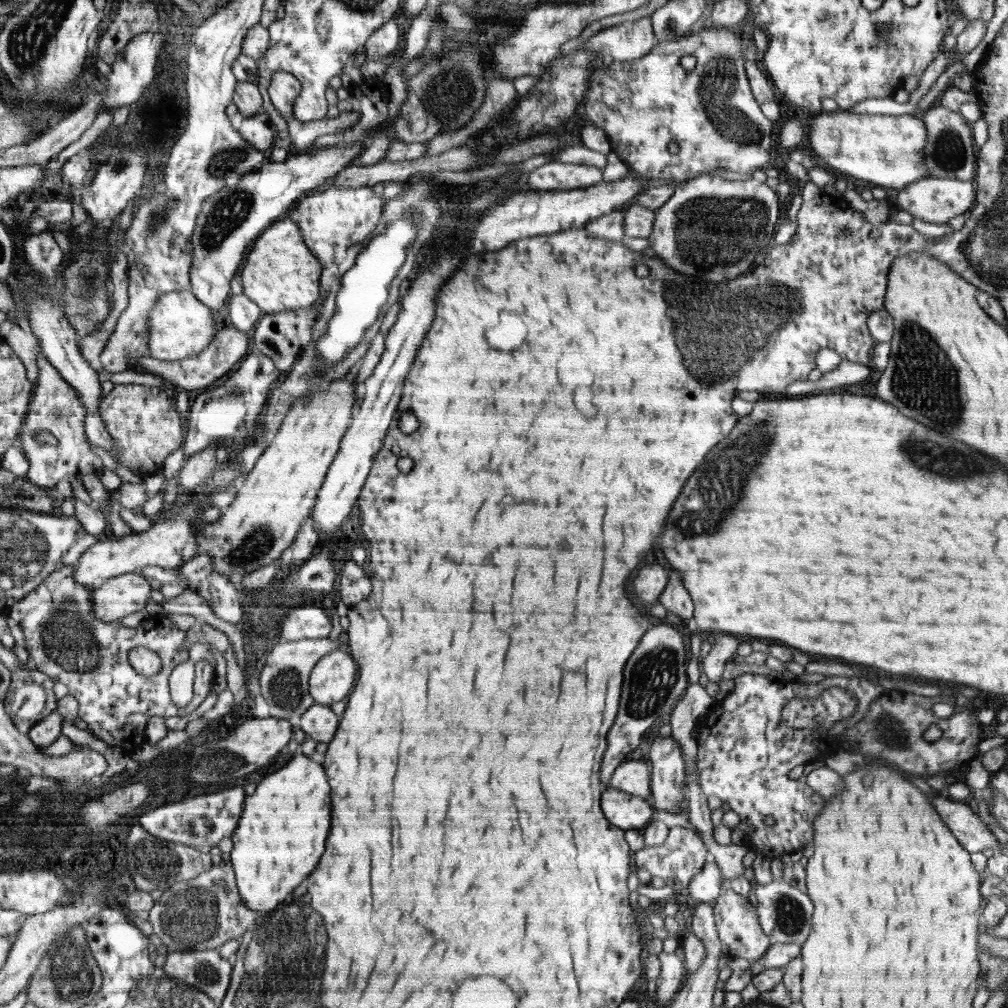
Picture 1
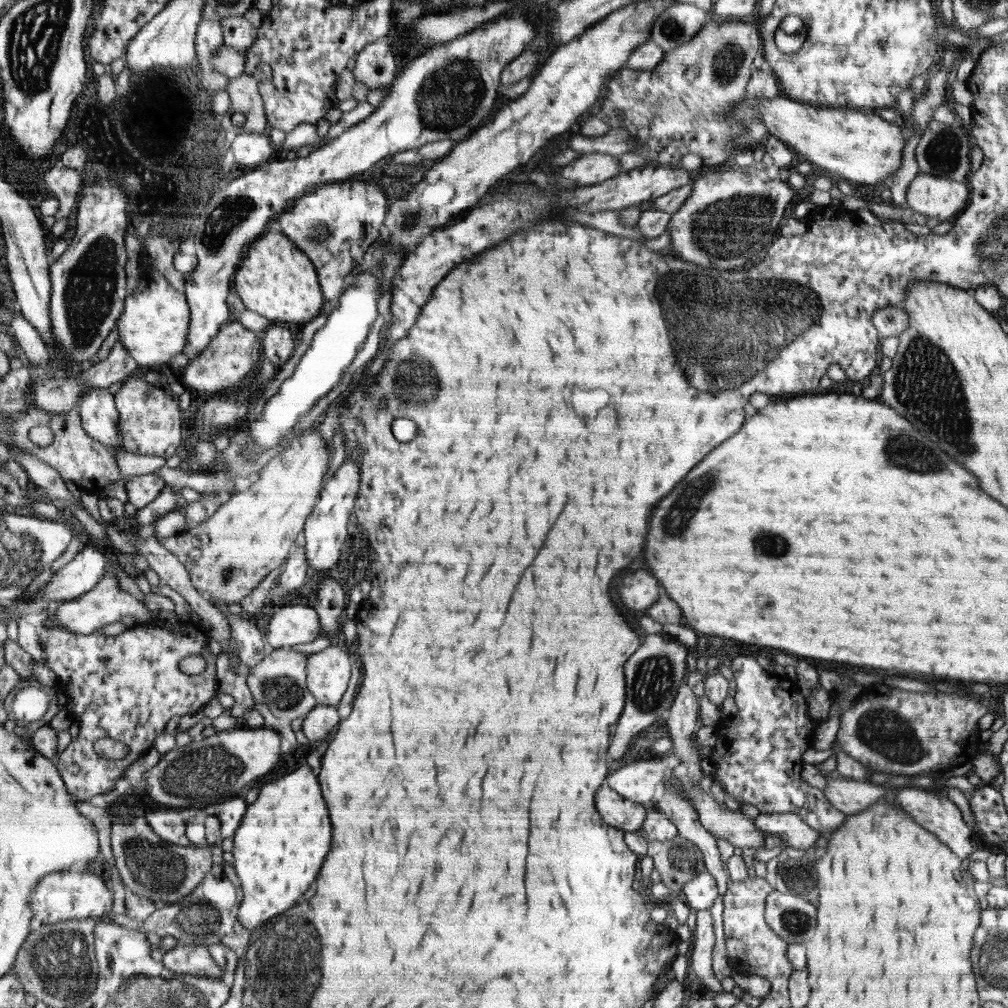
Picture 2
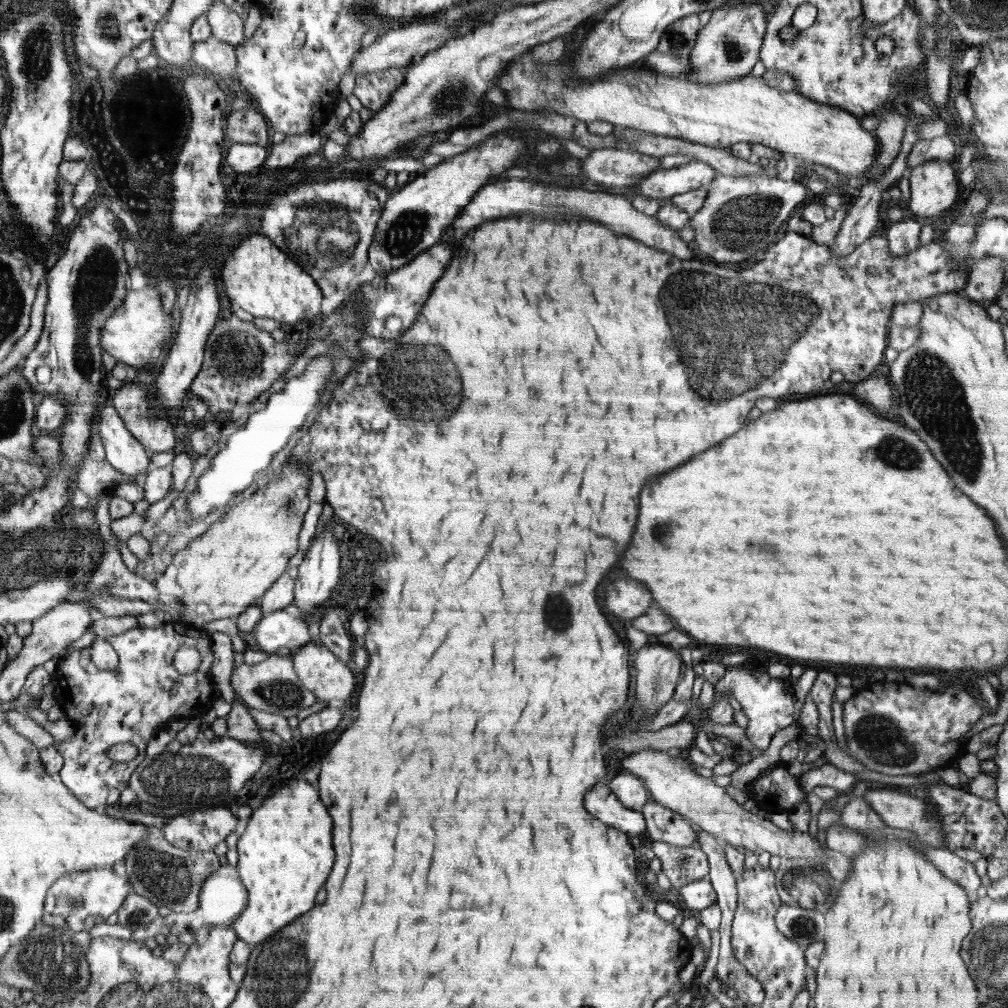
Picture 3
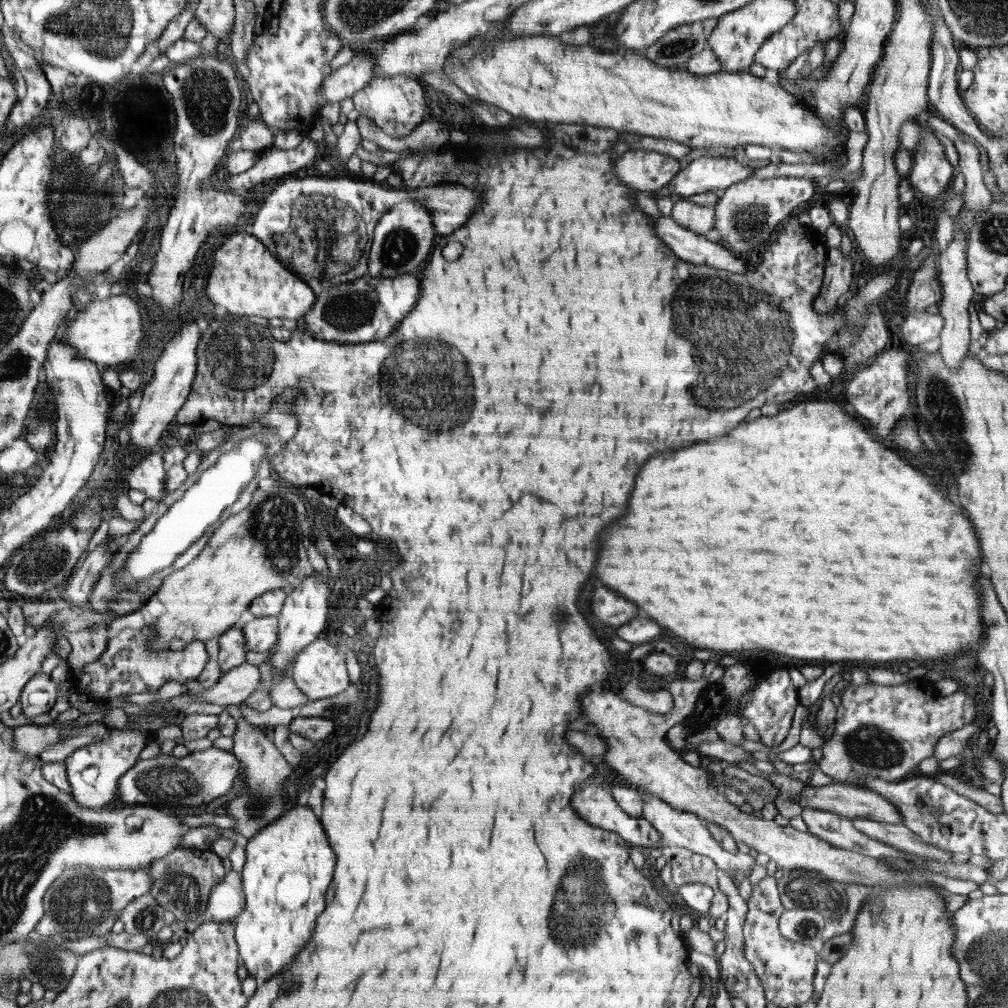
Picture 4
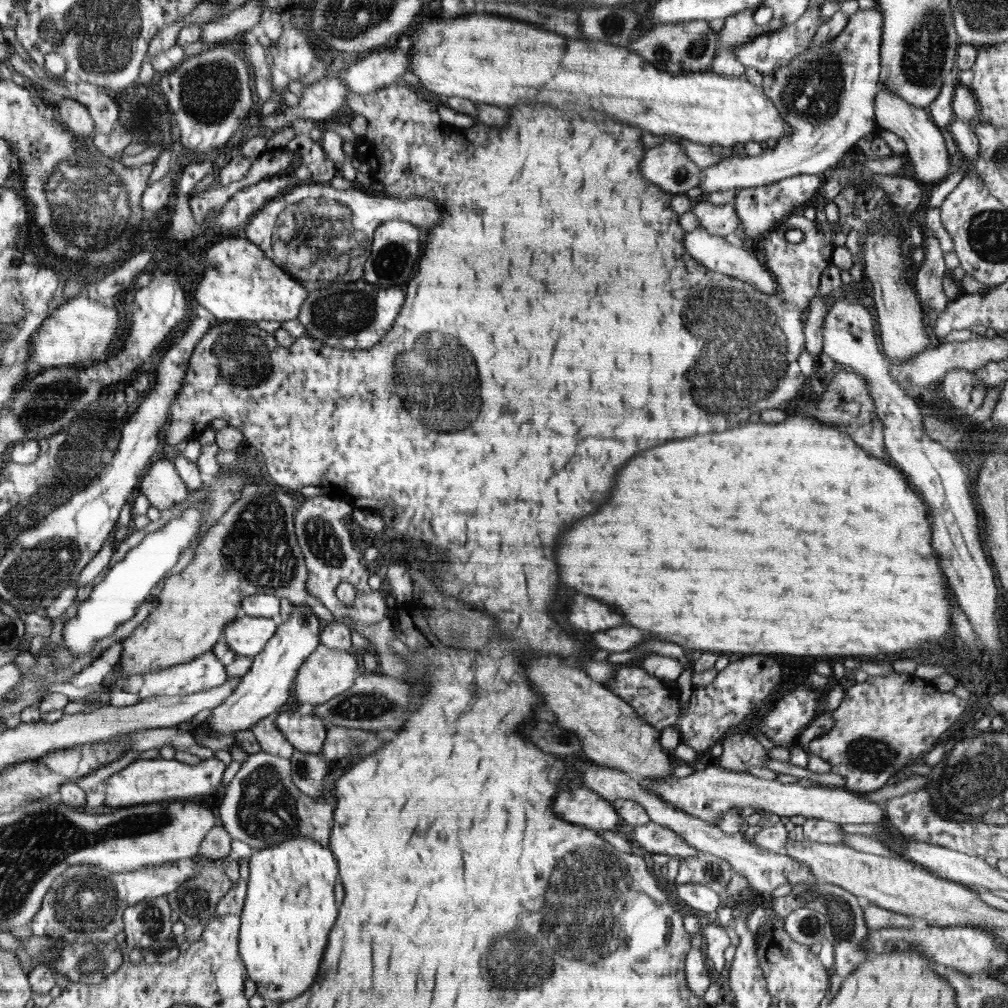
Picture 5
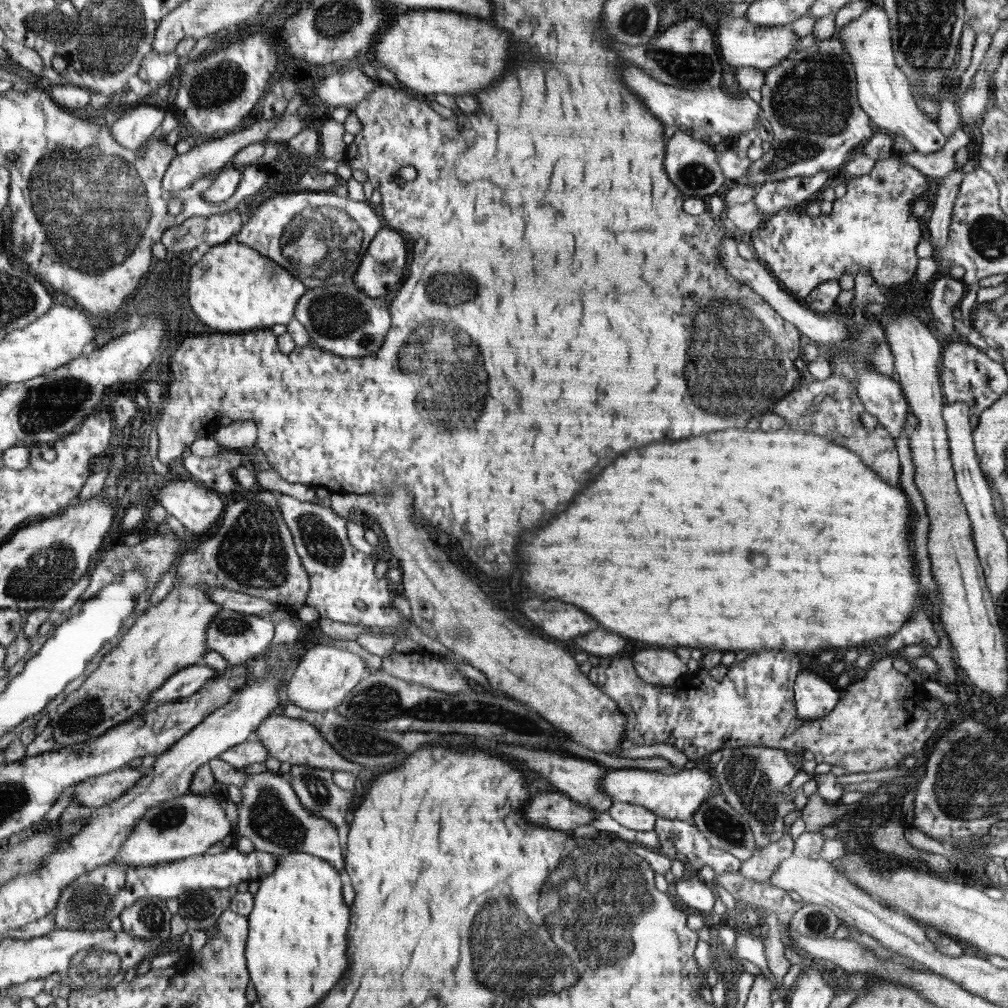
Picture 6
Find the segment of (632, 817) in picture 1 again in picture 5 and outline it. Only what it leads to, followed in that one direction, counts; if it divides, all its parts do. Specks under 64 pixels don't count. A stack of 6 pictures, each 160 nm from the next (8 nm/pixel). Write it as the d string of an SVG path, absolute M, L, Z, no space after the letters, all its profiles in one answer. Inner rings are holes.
M586 788L564 789L556 798L555 813L566 822L582 825L593 831L612 830L617 832L623 820L614 805L600 794ZM648 821L647 825L633 826L632 830L632 840L650 852L682 859L700 853L693 846L686 844L673 830L655 822Z

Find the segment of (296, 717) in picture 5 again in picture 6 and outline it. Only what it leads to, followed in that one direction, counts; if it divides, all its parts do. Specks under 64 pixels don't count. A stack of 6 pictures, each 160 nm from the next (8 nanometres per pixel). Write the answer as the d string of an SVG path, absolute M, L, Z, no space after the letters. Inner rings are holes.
M273 713L254 731L251 739L260 741L266 747L268 756L273 756L280 762L289 762L291 765L305 764L317 769L328 769L332 772L342 770L351 772L356 777L363 769L366 769L364 766L344 758L312 724L296 720L296 718L286 718L286 716Z

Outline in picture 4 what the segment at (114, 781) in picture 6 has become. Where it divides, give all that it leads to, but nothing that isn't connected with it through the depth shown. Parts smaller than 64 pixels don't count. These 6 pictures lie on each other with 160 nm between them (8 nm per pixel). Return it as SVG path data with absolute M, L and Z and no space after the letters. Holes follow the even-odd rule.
M214 746L205 750L190 751L185 757L160 753L132 766L119 781L118 798L136 806L198 806L208 804L224 796L241 775L241 764L237 756L228 750Z

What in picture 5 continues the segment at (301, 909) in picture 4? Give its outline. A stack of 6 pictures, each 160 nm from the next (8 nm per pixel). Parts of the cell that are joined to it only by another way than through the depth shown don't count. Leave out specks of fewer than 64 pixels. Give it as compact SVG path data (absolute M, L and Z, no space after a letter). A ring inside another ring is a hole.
M295 836L262 850L253 850L249 858L246 904L239 930L239 954L247 967L247 976L256 984L257 993L266 1001L288 1002L306 992L316 980L328 937L339 916L334 884L338 878L336 858L331 849L310 837Z

